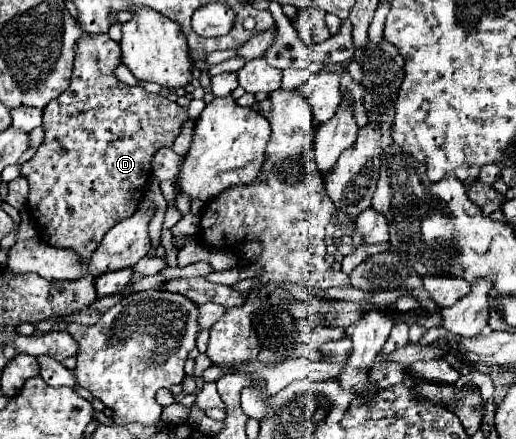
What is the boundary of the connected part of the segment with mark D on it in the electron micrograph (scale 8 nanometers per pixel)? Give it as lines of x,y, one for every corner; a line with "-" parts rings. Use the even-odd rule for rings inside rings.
88,35
88,37
82,37
82,41
78,41
78,47
76,47
76,63
74,63
74,71
72,71
72,83
70,87
56,99
56,101
50,101
46,105
46,109
42,111
42,127
46,131
46,137
44,137
44,143
38,147
36,155
22,163
20,165
20,175
28,181
30,185
30,193
28,193
28,209
30,209
30,215
32,219
38,223
38,233
42,235
42,239
52,245
52,247
66,247
66,249
74,249
82,259
88,259
96,247
100,245
100,241
104,239
104,235
122,219
126,217
132,217
138,209
138,203
142,201
144,197
144,189
148,185
148,179
150,179
150,161
152,161
152,155
160,149
160,147
172,147
174,139
180,135
180,129
184,125
184,121
188,119
188,113
186,113
186,107
178,107
178,103
172,103
168,101
166,97
160,97
160,95
154,95
154,93
146,93
142,87
130,87
130,85
124,85
120,83
116,77
114,77
114,69
120,65
120,45
116,41
112,41
108,35

